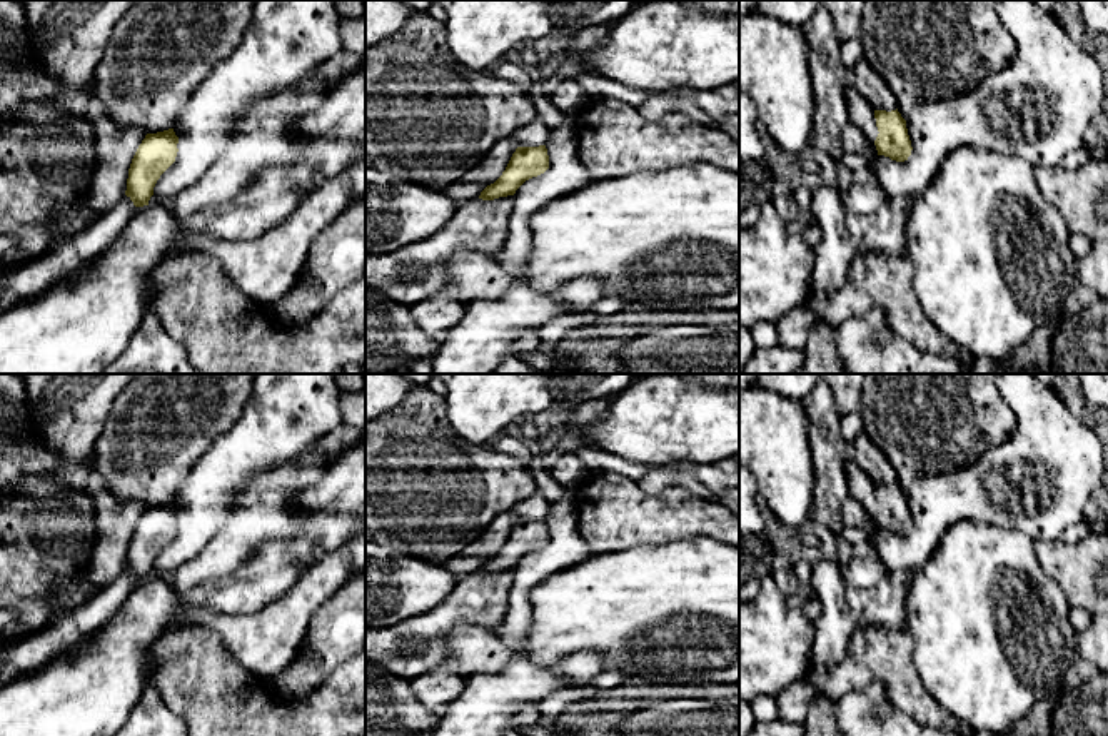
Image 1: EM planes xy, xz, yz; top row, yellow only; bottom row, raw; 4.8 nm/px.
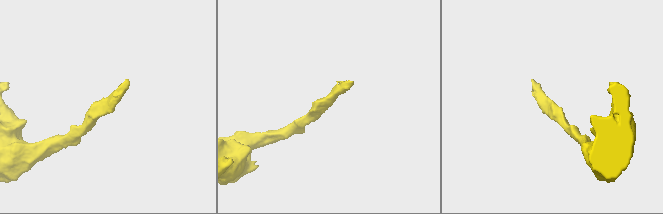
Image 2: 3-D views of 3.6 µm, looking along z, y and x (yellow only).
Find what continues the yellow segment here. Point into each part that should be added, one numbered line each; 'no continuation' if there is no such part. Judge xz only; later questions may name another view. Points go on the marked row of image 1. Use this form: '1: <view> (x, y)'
no continuation

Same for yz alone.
1: yz (861, 114)

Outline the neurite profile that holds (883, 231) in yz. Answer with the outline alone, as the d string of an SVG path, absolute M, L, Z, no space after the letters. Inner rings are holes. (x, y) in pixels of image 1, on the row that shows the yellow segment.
M883 197L879 209L873 214L848 214L848 229L856 242L858 254L904 255L909 209L911 199L908 197Z

